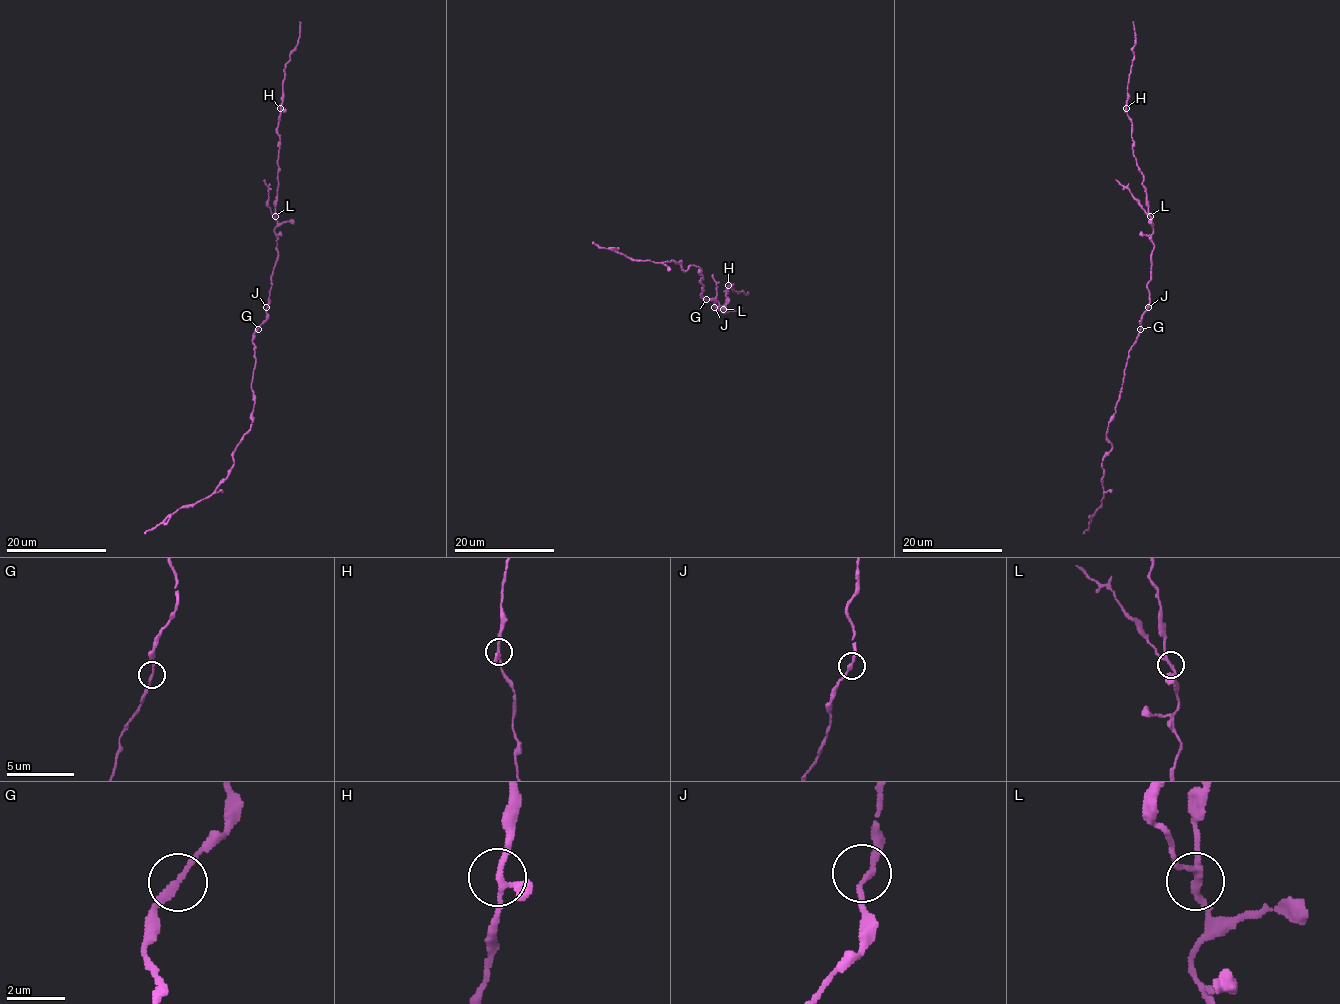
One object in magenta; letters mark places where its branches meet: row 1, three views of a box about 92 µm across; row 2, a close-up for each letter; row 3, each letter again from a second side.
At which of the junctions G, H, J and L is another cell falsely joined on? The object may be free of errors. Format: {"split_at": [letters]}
{"split_at": ["L"]}

